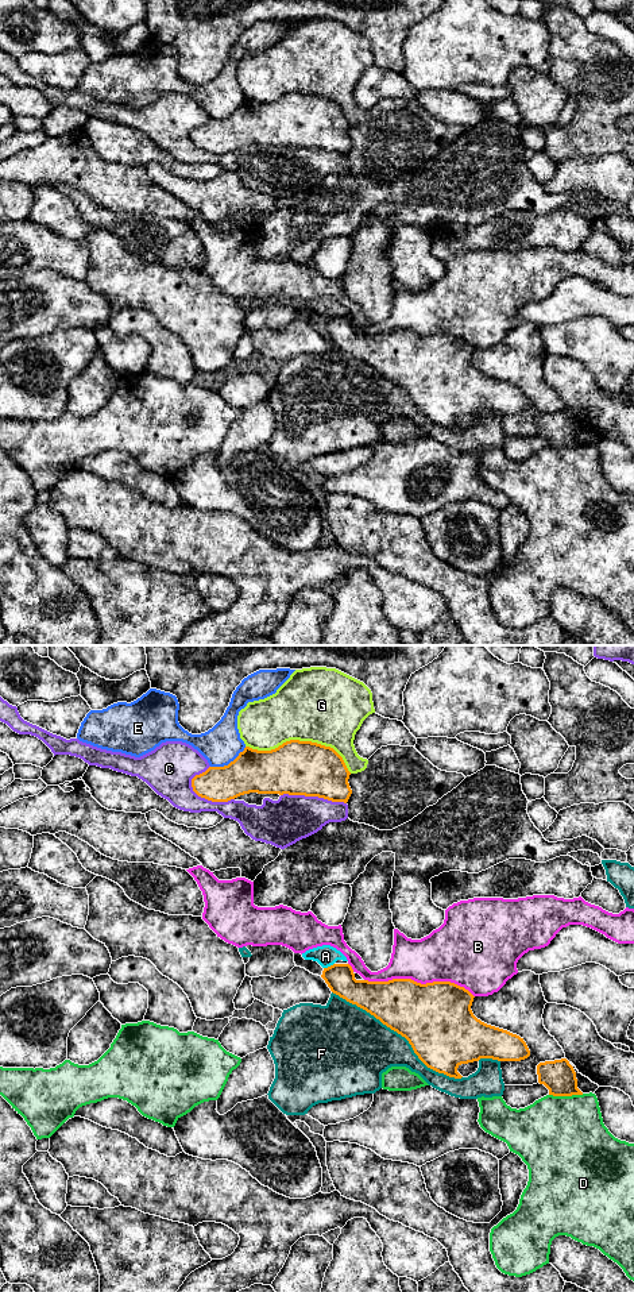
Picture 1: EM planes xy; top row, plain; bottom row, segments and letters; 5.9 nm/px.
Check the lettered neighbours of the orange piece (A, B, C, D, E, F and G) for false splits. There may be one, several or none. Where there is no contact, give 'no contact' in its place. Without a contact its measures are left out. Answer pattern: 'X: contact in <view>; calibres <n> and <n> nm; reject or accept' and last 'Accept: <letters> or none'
A: contact in xy; calibres 170 and 120 nm; reject
B: contact in xy; calibres 440 and 340 nm; reject
C: contact in xy; calibres 220 and 240 nm; reject
D: contact in xy; calibres 200 and 500 nm; reject
E: contact in xy; calibres 260 and 240 nm; reject
F: contact in xy; calibres 440 and 400 nm; reject
G: contact in xy; calibres 320 and 460 nm; reject
Accept: none

